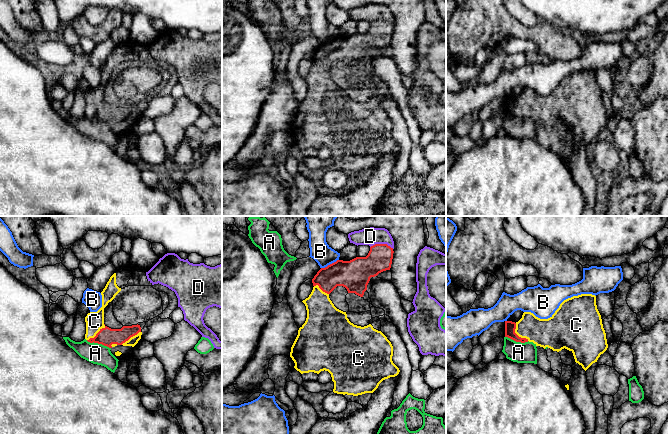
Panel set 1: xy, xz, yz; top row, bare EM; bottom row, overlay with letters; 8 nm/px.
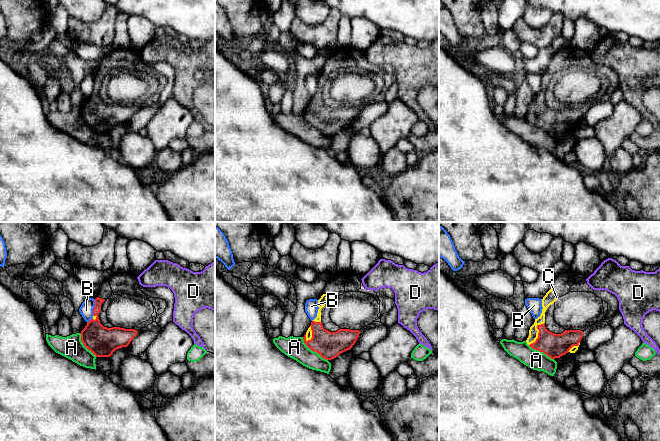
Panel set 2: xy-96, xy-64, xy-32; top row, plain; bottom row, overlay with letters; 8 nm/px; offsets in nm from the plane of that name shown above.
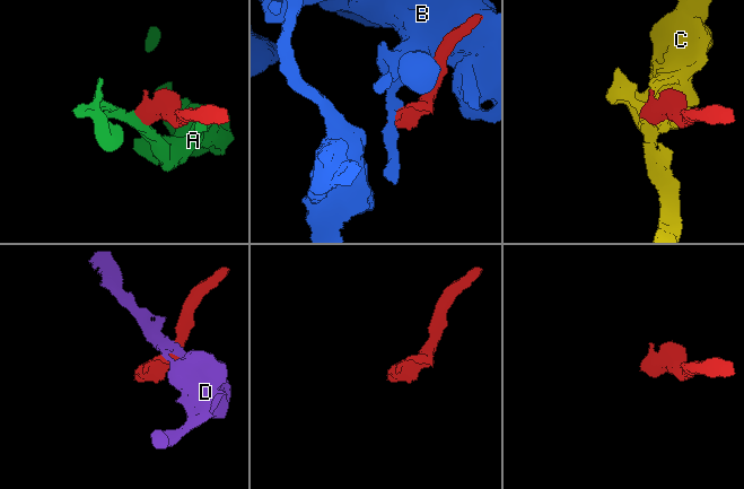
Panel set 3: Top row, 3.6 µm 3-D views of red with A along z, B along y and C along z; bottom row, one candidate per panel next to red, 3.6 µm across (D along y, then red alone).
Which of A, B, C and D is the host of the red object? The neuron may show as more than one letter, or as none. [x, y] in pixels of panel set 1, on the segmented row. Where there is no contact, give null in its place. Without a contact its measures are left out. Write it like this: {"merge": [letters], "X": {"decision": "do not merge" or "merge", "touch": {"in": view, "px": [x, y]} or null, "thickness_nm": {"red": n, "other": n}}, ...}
{"merge": ["C"], "A": {"decision": "do not merge", "touch": {"in": "xy", "px": [98, 343]}, "thickness_nm": {"red": 150, "other": 160}}, "B": {"decision": "do not merge", "touch": {"in": "xz", "px": [330, 264]}, "thickness_nm": {"red": 240, "other": 160}}, "C": {"decision": "merge", "touch": {"in": "yz", "px": [516, 334]}, "thickness_nm": {"red": 90, "other": 220}}, "D": {"decision": "do not merge", "touch": {"in": "xz", "px": [382, 244]}, "thickness_nm": {"red": 200, "other": 140}}}

